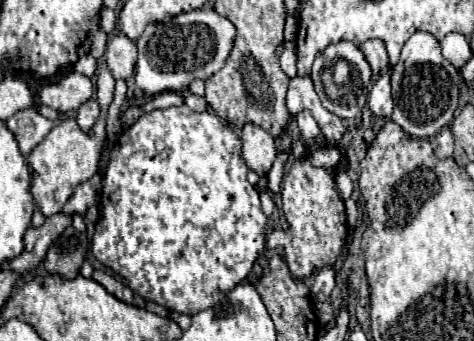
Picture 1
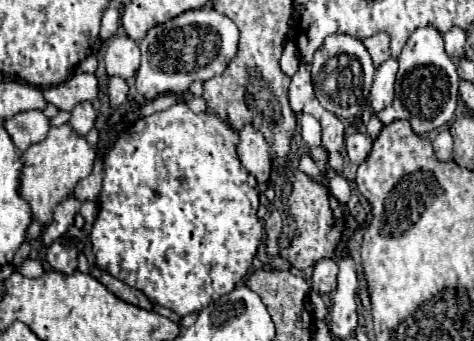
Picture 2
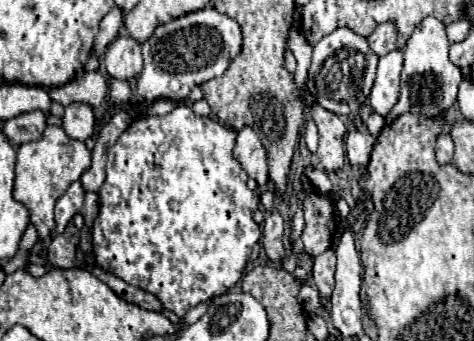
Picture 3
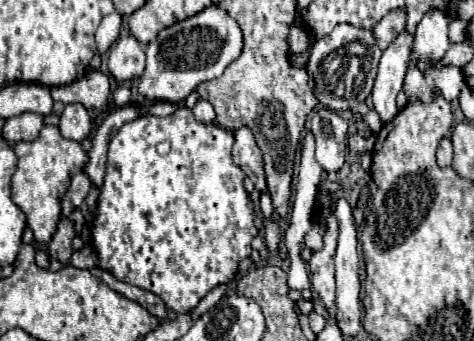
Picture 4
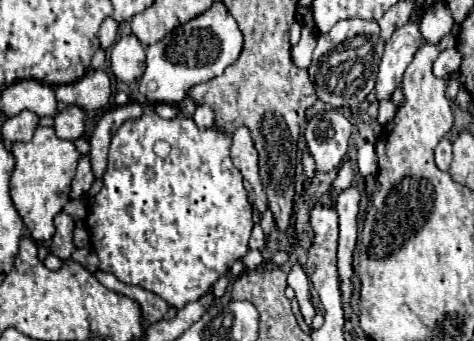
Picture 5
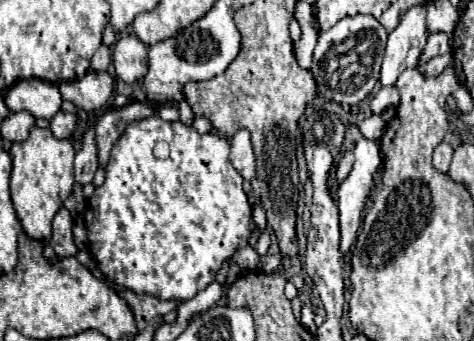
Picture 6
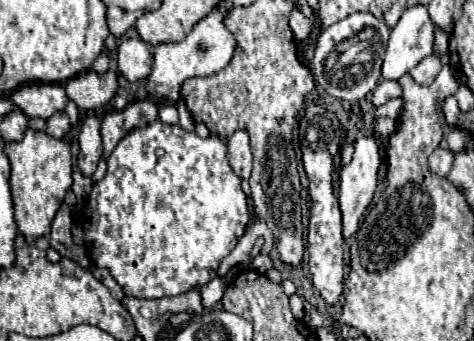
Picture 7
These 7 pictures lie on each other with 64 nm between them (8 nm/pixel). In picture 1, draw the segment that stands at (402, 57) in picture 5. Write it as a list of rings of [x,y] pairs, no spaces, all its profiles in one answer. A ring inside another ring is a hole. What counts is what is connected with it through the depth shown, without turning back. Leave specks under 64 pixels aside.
[[[380,76],[368,94],[368,106],[376,118],[390,120],[392,116],[392,96],[390,96],[390,76]]]

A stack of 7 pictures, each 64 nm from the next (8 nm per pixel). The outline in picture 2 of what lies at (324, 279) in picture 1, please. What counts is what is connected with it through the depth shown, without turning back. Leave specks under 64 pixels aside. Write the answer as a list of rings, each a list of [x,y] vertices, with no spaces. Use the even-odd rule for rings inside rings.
[[[320,260],[314,266],[312,290],[316,290],[318,294],[330,294],[332,290],[336,290],[336,272],[338,264],[334,260]]]

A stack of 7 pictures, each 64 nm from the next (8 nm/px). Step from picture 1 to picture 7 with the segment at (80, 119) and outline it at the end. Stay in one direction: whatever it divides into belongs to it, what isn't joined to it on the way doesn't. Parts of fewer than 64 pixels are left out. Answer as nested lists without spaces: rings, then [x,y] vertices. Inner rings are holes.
[[[56,112],[54,116],[50,116],[46,124],[46,132],[54,138],[64,138],[64,134],[70,130],[70,118],[64,112]]]

